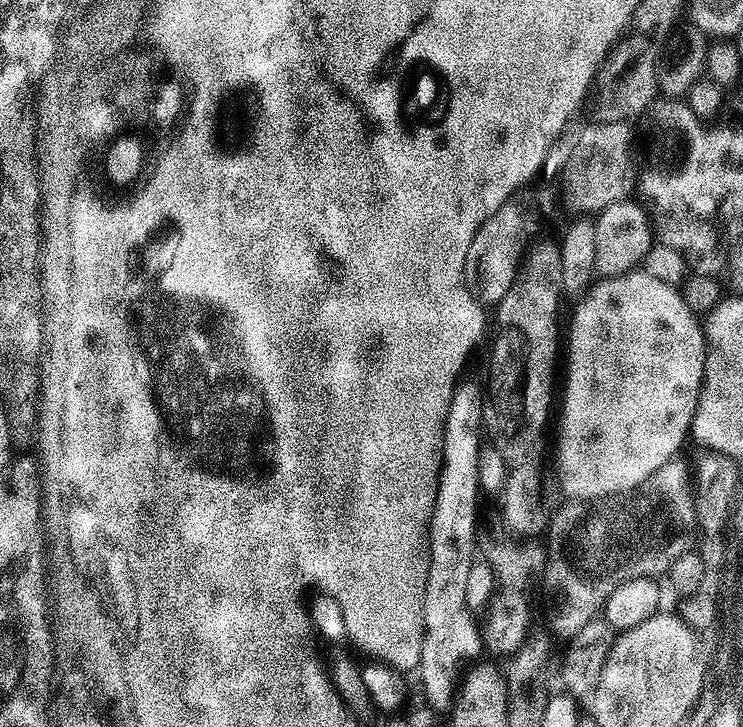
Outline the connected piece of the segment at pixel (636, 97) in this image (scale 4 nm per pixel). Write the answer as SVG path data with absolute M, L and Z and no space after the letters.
M639 34L625 35L612 45L608 51L608 57L600 64L596 72L596 79L590 89L590 104L592 100L591 119L598 124L609 124L618 122L623 124L631 121L631 116L639 117L651 106L653 100L657 99L658 89L656 87L656 69L658 67L658 48L655 48L649 37Z

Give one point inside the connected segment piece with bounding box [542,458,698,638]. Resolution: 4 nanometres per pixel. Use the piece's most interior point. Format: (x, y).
(593, 546)

